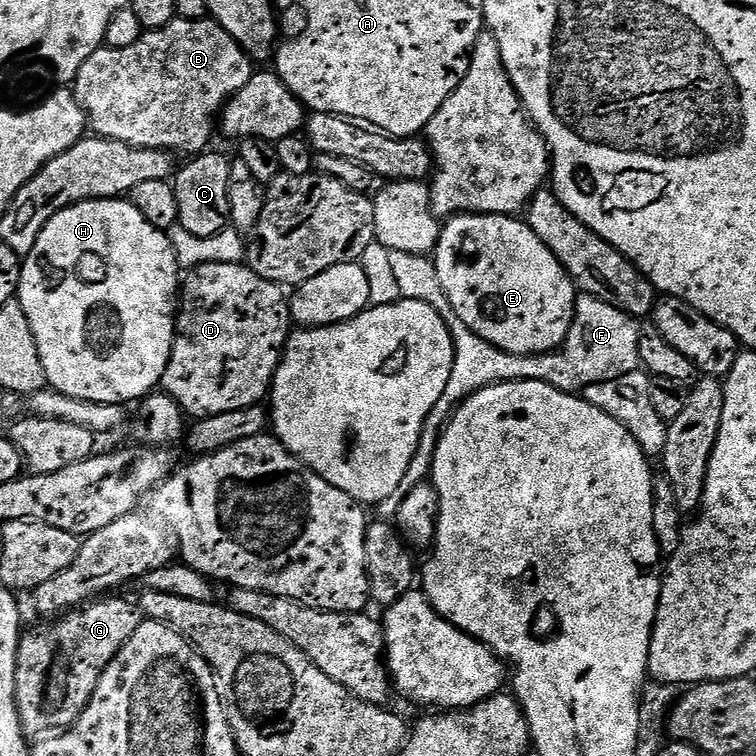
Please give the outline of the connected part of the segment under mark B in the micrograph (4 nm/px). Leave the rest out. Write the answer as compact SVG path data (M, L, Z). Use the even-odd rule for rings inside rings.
M177 18L171 20L166 26L145 31L144 36L138 38L138 42L134 42L134 46L122 46L121 48L102 46L94 54L90 54L90 58L86 58L86 62L82 62L82 66L76 75L74 95L76 101L83 106L85 114L88 116L91 131L97 136L103 136L106 140L126 142L131 148L157 148L173 154L179 154L179 152L200 154L211 145L208 143L211 142L212 135L218 132L218 113L234 94L238 94L238 90L242 90L242 86L246 86L246 82L250 82L253 71L254 61L252 57L244 51L244 47L233 36L226 34L226 30L221 24L217 24L211 18L203 20L181 20Z

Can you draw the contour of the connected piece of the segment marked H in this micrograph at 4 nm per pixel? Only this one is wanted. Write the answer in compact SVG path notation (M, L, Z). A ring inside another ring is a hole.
M127 199L115 200L84 200L81 204L70 206L50 222L38 234L38 242L34 242L34 250L23 257L20 269L20 287L18 289L18 303L30 322L30 330L36 339L38 354L42 358L42 366L46 370L47 387L55 388L57 392L66 394L70 398L85 400L91 404L106 404L109 406L124 406L127 400L143 401L153 391L152 388L164 379L164 371L170 362L172 343L176 337L176 318L178 315L178 293L182 287L182 269L176 261L174 246L168 240L165 229L150 226L142 214Z

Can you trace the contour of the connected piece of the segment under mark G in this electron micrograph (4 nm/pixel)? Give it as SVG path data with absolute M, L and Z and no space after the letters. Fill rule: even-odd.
M108 598L85 603L79 610L69 611L53 619L49 628L42 629L40 633L32 632L29 636L27 633L21 639L16 671L16 701L20 721L29 737L40 738L57 730L71 728L86 710L106 666L110 666L118 650L122 650L122 646L126 646L126 642L134 638L138 626L144 624L146 617L140 611L139 603L106 599Z

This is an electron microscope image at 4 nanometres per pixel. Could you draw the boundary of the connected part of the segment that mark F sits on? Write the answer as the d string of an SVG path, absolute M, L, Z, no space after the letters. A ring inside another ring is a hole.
M398 250L388 252L386 258L388 272L400 291L399 295L405 300L426 302L426 306L434 306L434 310L438 310L442 322L446 322L450 330L455 352L450 382L446 382L442 398L438 398L434 410L430 410L426 418L420 435L420 445L406 470L406 478L402 478L400 483L401 493L408 493L429 479L436 447L452 413L483 388L506 382L546 382L563 392L580 394L586 386L594 386L594 382L610 382L641 367L638 354L640 324L622 310L599 300L597 296L581 295L577 299L574 322L570 326L567 338L556 351L544 352L540 356L510 354L506 350L498 350L498 346L474 334L474 330L470 330L470 326L466 326L466 322L458 318L458 314L446 298L446 290L442 290L442 282L438 282L438 266L431 255L406 254L406 250Z

